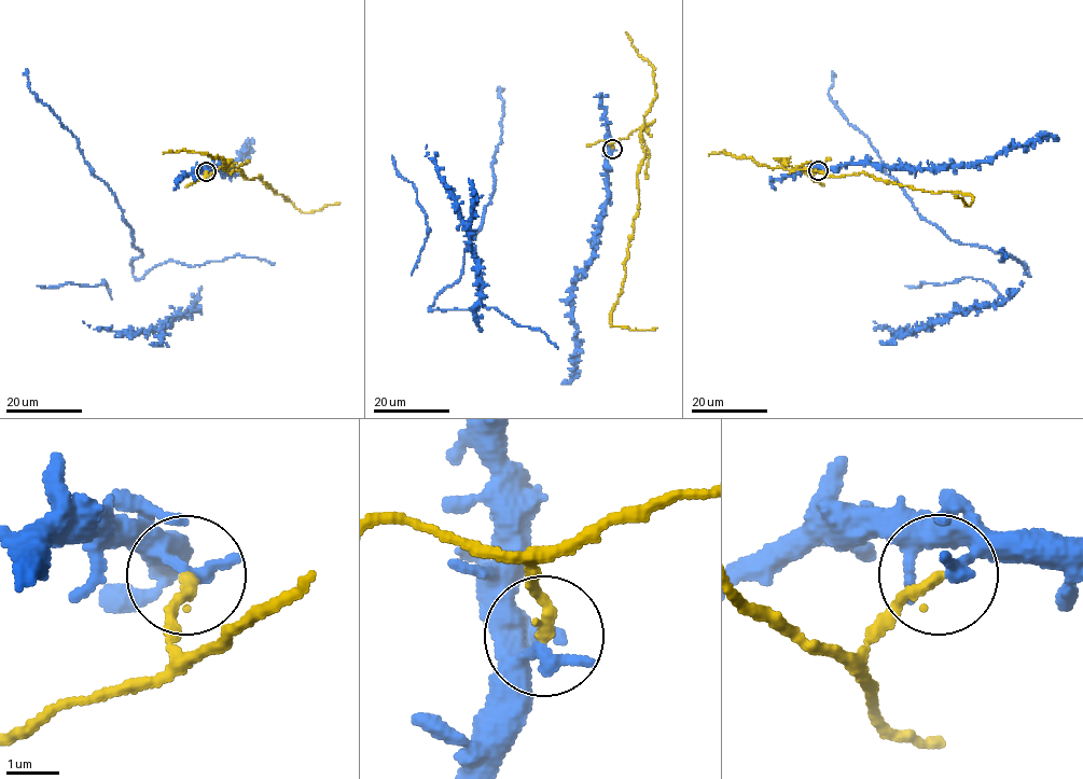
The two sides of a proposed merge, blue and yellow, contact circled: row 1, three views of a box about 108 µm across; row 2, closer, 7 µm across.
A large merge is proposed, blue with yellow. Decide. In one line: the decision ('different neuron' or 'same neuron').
different neuron

